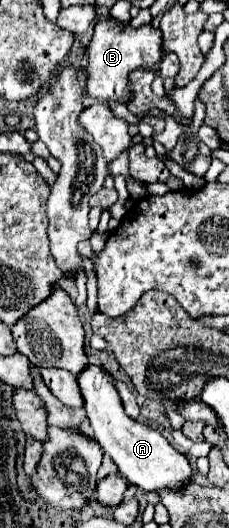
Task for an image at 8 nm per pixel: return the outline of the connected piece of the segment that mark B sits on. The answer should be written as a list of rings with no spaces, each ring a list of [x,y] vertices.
[[[113,17],[109,19],[99,19],[95,25],[93,39],[87,47],[87,71],[89,79],[85,85],[85,91],[89,97],[95,97],[103,103],[107,101],[123,101],[127,103],[131,97],[131,87],[127,81],[129,71],[137,67],[147,67],[151,69],[161,57],[161,31],[153,25],[141,25],[141,27],[131,27],[129,23],[121,23]]]

